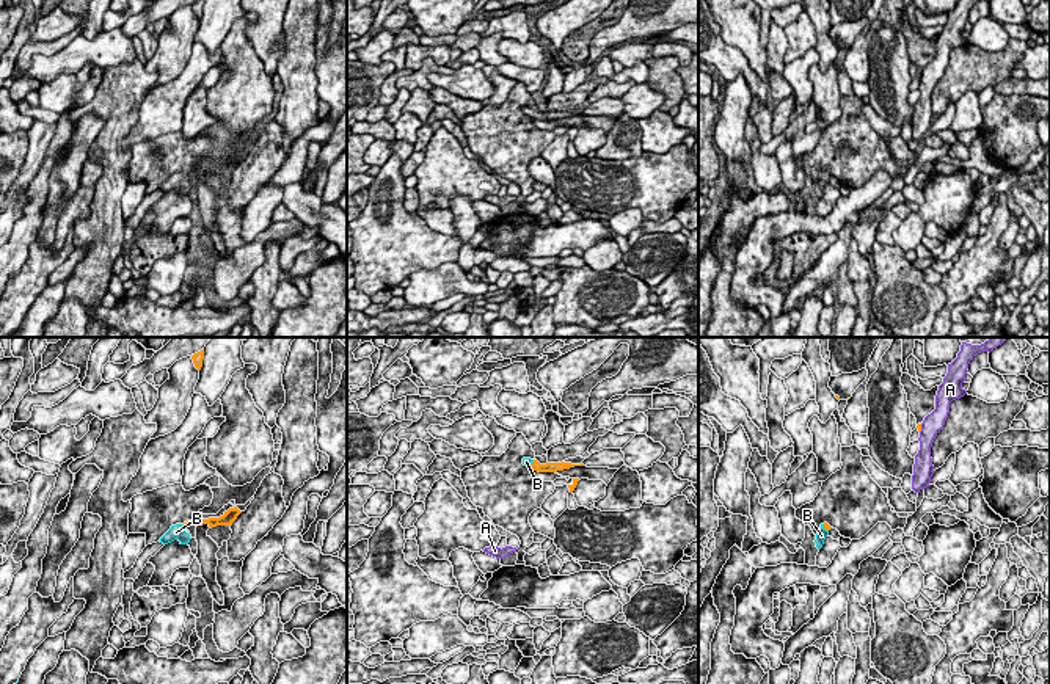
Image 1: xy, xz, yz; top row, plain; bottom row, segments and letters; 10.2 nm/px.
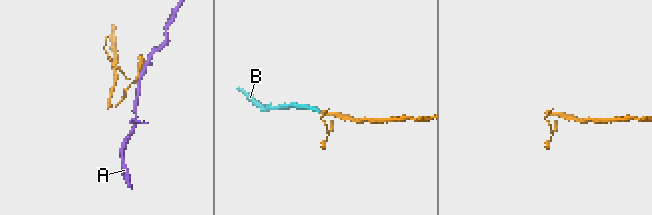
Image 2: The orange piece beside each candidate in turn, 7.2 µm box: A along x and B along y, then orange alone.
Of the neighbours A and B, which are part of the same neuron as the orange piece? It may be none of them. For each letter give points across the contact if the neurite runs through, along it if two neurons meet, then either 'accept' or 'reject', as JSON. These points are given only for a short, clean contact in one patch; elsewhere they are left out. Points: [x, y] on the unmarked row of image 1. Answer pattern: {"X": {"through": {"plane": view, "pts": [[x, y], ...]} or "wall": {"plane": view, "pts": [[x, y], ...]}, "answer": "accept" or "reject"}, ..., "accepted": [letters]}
{"A": {"answer": "reject"}, "B": {"through": {"plane": "xy", "pts": [[198, 170], [187, 170], [182, 176], [176, 181]]}, "answer": "accept"}, "accepted": ["B"]}

